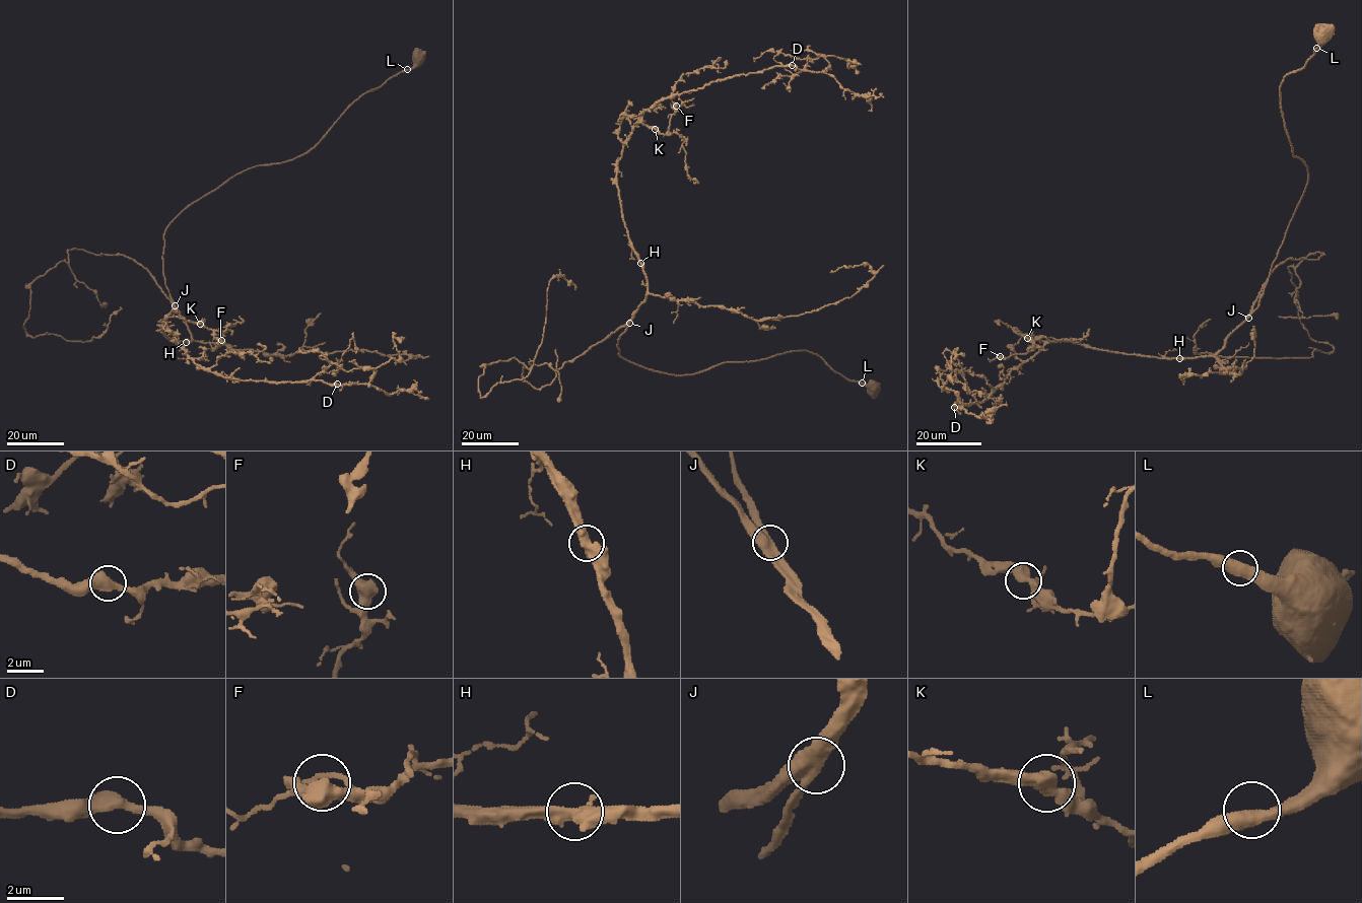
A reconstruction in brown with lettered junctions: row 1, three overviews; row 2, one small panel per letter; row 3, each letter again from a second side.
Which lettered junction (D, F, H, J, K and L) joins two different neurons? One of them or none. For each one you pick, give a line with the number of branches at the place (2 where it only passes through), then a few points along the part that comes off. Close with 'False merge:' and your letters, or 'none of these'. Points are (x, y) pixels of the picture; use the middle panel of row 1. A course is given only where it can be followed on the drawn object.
False merge: none of these

